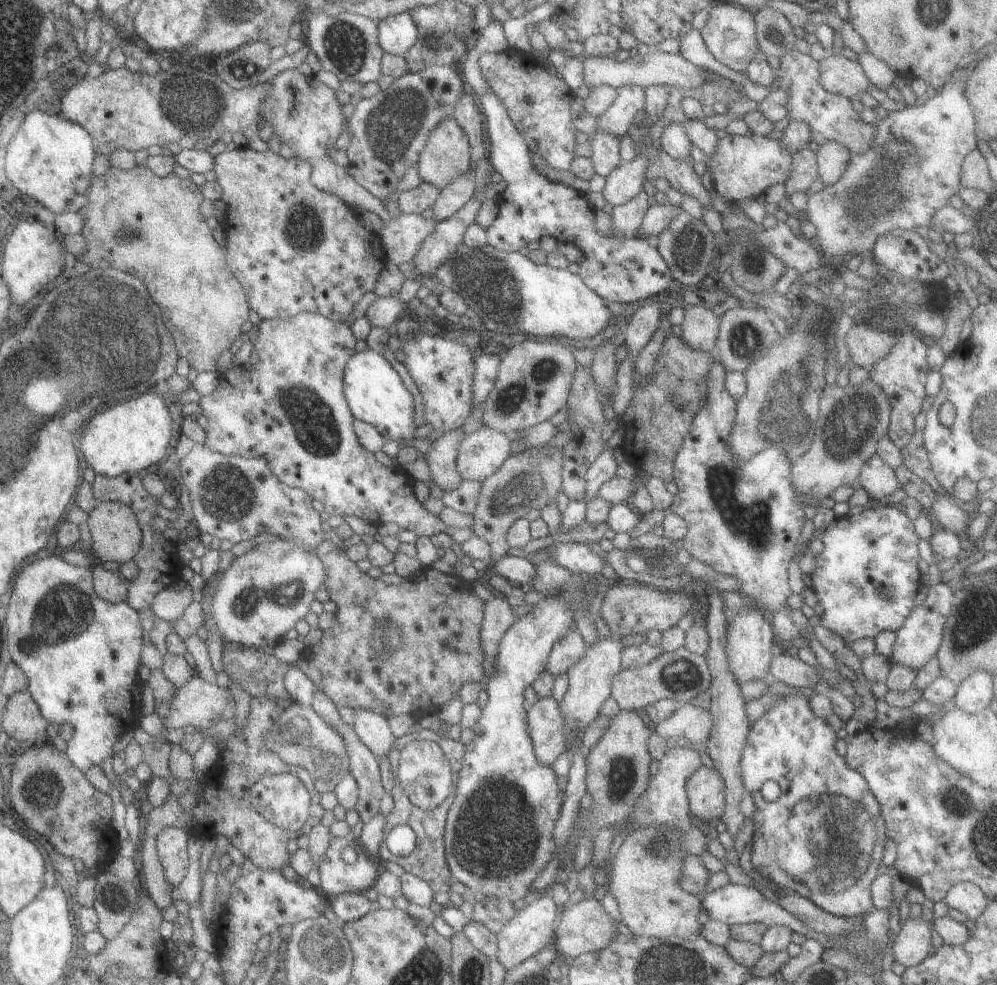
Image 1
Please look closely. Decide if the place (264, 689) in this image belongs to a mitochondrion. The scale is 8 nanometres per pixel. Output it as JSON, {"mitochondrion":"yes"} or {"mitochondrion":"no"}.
{"mitochondrion":"no"}

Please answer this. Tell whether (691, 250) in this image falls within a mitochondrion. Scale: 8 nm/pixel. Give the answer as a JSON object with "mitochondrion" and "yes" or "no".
{"mitochondrion":"yes"}

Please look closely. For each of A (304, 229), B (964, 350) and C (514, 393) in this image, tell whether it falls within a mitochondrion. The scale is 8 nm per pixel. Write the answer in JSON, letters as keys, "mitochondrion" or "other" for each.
{"A":"mitochondrion","B":"other","C":"mitochondrion"}

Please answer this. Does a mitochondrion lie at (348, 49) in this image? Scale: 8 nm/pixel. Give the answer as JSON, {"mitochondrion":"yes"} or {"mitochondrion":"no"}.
{"mitochondrion":"yes"}

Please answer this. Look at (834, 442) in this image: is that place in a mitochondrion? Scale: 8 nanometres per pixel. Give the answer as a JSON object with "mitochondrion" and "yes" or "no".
{"mitochondrion":"yes"}

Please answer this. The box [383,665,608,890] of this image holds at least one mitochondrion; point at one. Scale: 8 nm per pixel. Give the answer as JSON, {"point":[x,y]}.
{"point":[494,834]}

